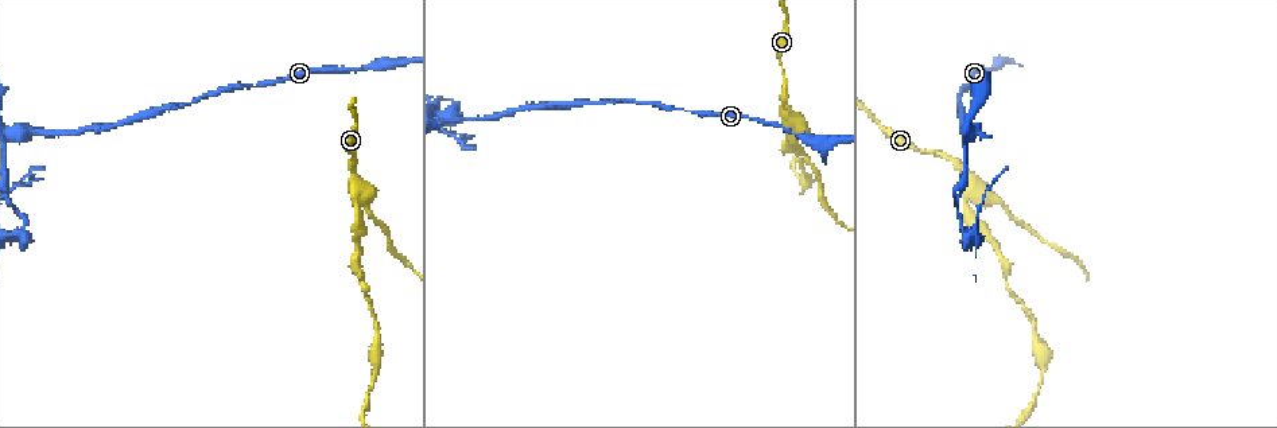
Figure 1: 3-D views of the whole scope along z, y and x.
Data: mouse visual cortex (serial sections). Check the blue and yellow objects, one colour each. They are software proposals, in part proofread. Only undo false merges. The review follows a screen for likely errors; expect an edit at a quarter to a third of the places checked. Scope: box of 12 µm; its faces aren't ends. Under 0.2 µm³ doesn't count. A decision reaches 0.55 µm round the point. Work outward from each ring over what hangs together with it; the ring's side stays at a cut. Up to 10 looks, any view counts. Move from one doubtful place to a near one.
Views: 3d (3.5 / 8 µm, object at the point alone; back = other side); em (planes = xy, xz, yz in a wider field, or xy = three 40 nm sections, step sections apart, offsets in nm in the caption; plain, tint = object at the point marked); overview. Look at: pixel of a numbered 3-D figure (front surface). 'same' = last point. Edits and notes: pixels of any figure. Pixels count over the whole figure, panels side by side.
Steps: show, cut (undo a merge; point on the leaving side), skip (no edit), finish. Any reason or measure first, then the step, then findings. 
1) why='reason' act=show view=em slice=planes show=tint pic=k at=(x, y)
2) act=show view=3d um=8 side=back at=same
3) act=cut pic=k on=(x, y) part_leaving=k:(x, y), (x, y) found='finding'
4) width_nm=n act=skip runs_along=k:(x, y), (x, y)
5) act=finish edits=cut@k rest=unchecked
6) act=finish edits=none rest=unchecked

why='calibre changes' act=show view=3d um=8 pic=1 at=(375, 63)

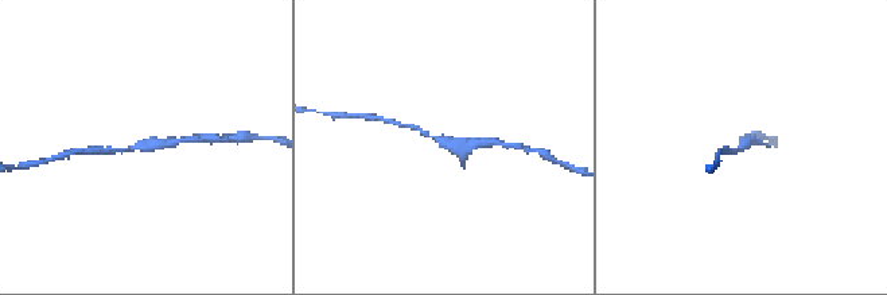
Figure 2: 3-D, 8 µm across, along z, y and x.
why='shape alone is not enough' act=show view=em slice=planes show=tint pic=2 at=(143, 142)

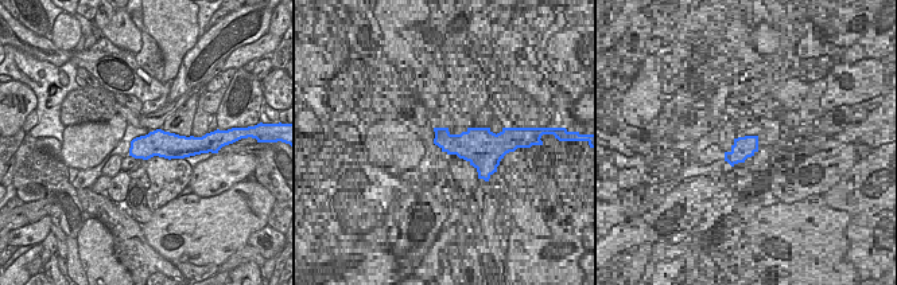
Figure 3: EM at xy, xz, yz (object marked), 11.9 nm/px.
width_nm=320 act=skip runs_along=2:(413, 128), (446, 146), (483, 143) found='continuous, no second cell'

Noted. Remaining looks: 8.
why='thin neck' act=show view=3d um=8 pic=1 at=(966, 83)

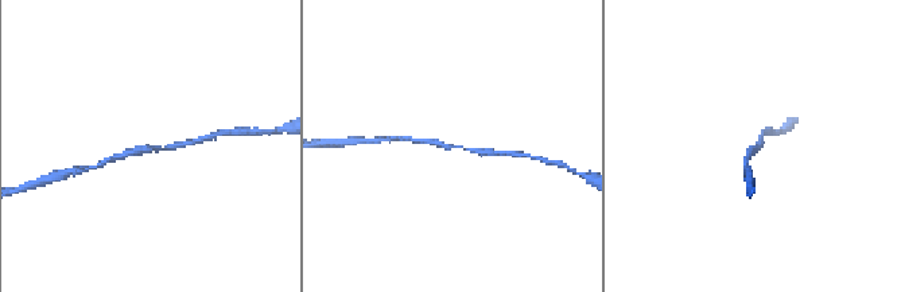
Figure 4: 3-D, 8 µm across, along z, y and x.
why='shape alone is not enough' act=show view=em slice=xy step=2 show=tint pic=4 at=(464, 148)

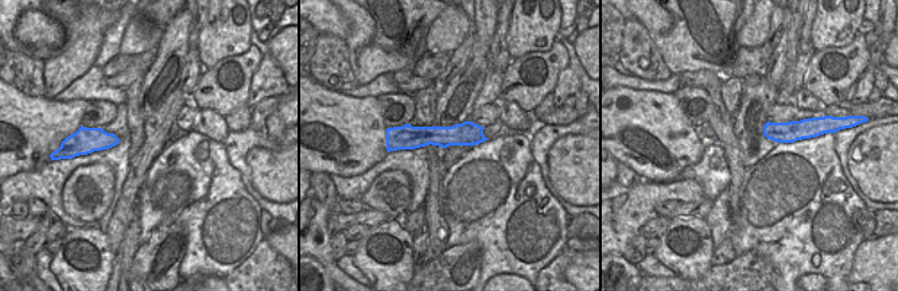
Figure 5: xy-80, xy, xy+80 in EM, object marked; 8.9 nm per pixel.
width_nm=220 act=skip runs_along=4:(197, 141), (123, 155) found='all the same cell'

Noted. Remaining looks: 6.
why='a fork' act=show view=em slice=xy step=1 show=tint pic=1 at=(970, 187)

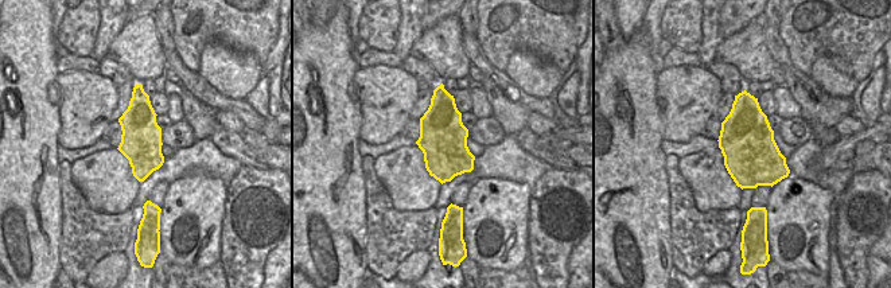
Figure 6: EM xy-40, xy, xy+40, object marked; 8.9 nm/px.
why='see where the arms go' act=show view=3d um=3.5 at=same

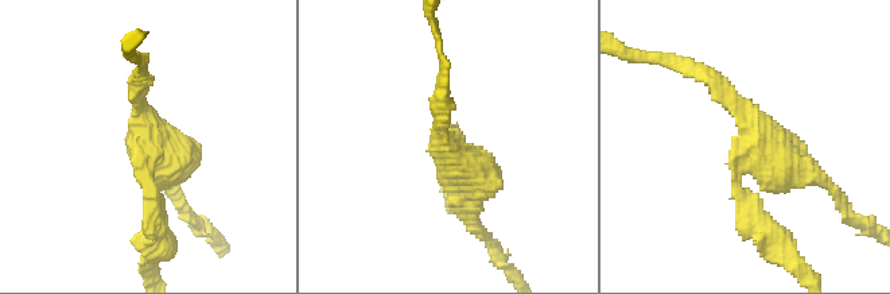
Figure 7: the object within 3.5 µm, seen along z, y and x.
width_nm=440 act=cut pic=7 on=(166, 235) part_leaving=7:(147, 184), (156, 225), (147, 271) found='a second cell is stuck on'

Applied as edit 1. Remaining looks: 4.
why='see it whole again' act=show view=overview

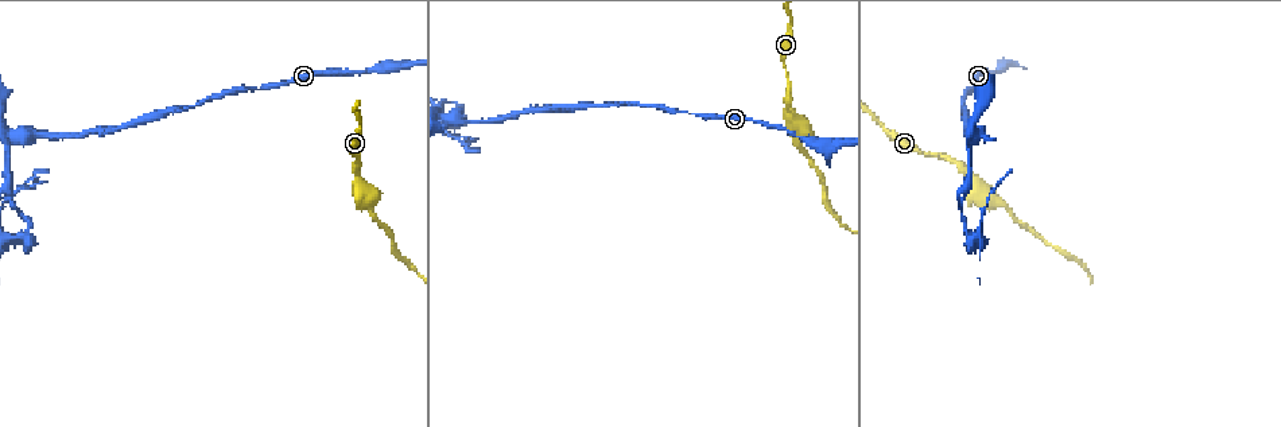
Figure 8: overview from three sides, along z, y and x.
why='thick turns thin' act=show view=3d um=3.5 pic=8 at=(467, 122)

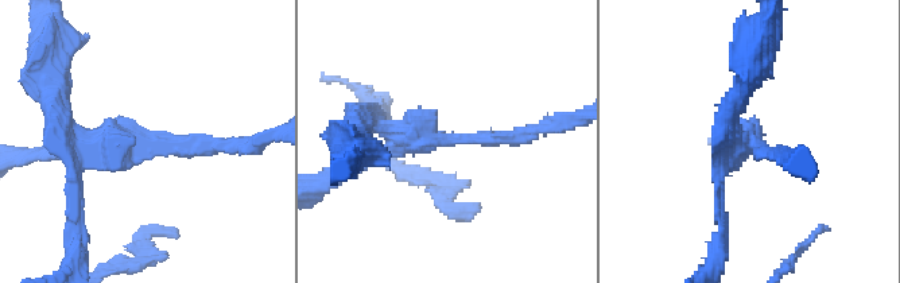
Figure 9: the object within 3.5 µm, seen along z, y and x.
arms=3 arm_widths_nm=150,150,200 why='now the EM' act=show view=em slice=xy step=2 show=tint pic=9 at=(138, 141)

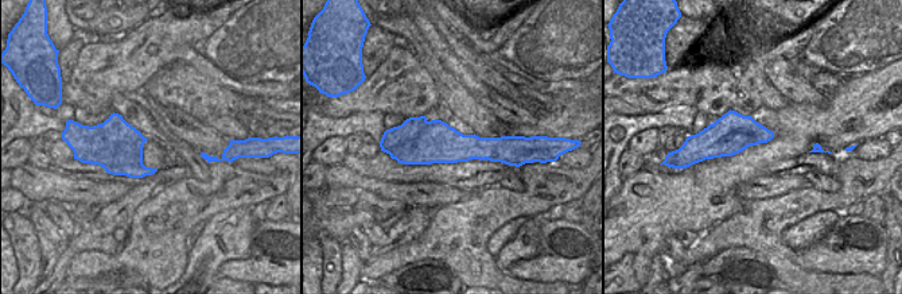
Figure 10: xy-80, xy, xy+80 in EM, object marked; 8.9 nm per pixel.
act=cut pic=9 on=(61, 115) part_leaving=9:(97, 147), (77, 159), (73, 259) found='two cells meet here'

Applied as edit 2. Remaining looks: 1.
act=finish edits=cut@7,cut@9 rest=unchecked

